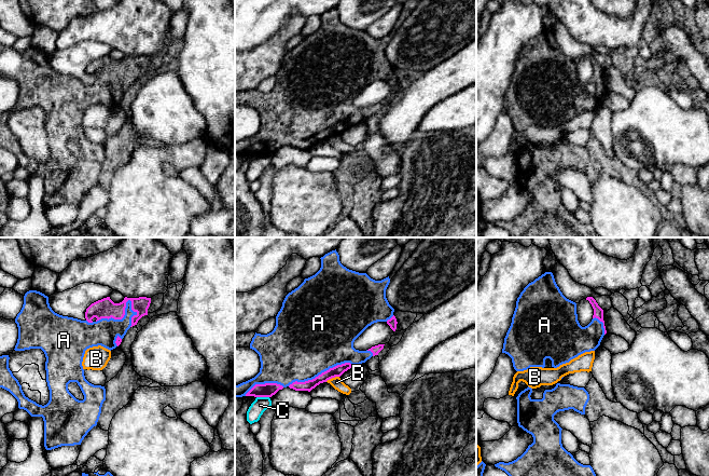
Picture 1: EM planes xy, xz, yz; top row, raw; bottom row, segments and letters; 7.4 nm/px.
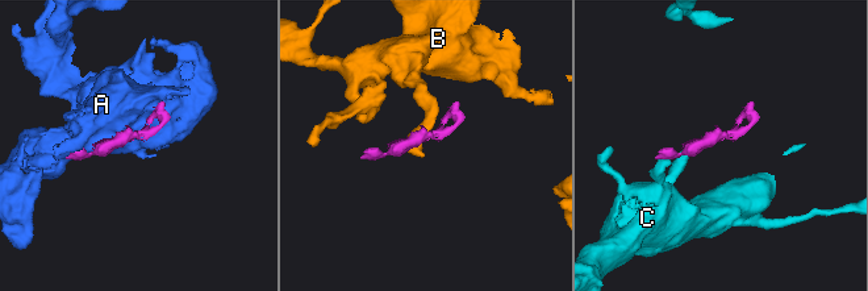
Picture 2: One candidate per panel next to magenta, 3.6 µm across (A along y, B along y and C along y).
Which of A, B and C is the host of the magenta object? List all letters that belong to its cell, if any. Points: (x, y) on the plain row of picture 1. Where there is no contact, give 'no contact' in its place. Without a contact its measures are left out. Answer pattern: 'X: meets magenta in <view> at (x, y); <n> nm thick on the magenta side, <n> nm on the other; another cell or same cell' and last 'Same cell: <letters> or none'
A: meets magenta in xy at (124, 72); 150 nm thick on the magenta side, 200 nm on the other; same cell
B: meets magenta in xz at (332, 135); 80 nm thick on the magenta side, 90 nm on the other; another cell
C: meets magenta in xz at (263, 154); 110 nm thick on the magenta side, 110 nm on the other; another cell
Same cell: A

